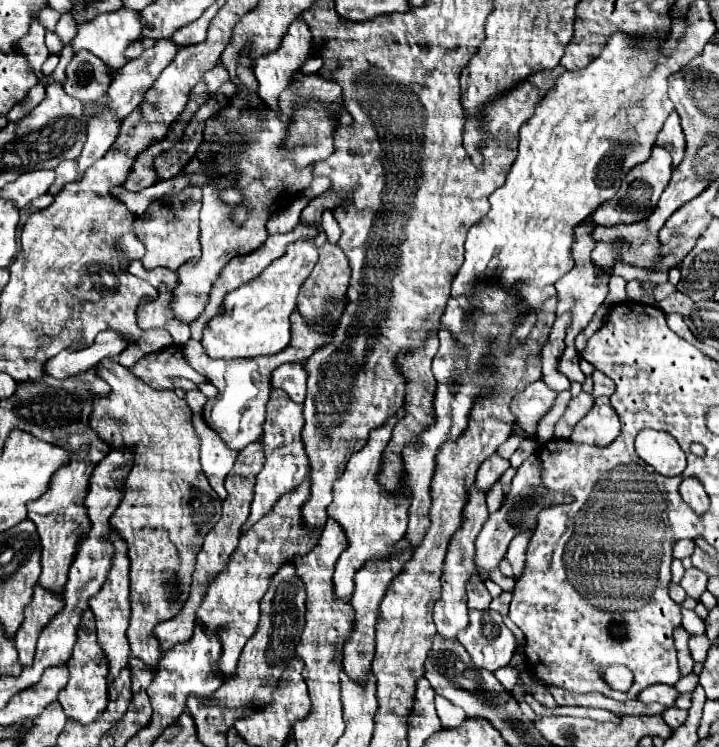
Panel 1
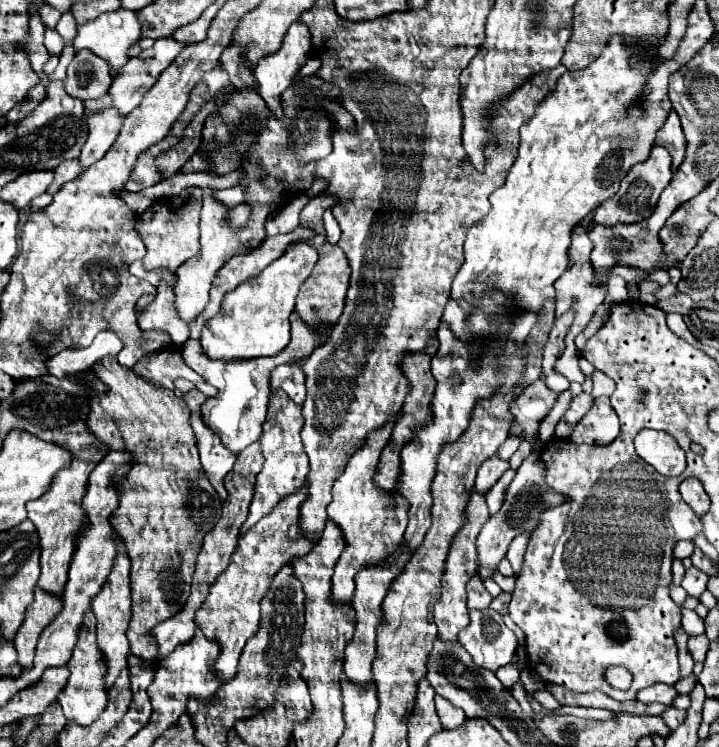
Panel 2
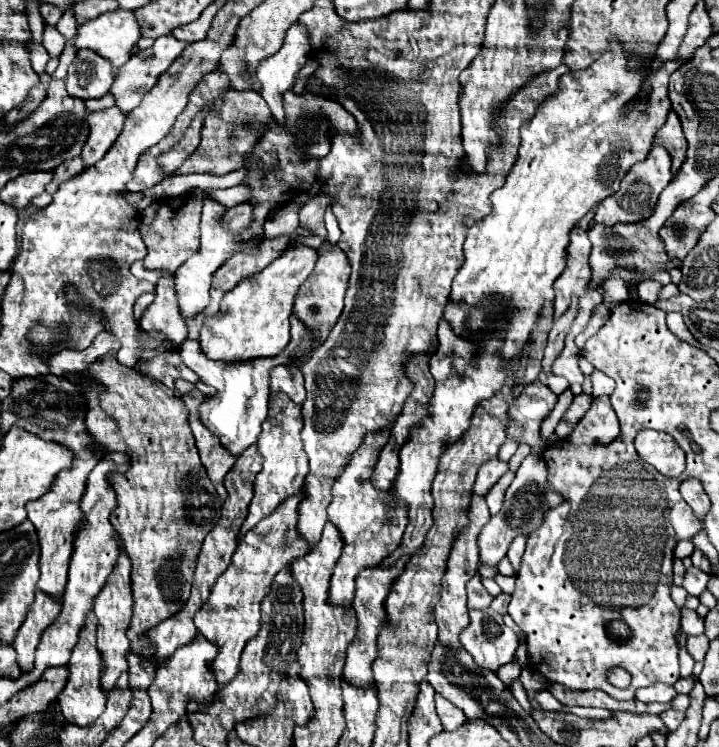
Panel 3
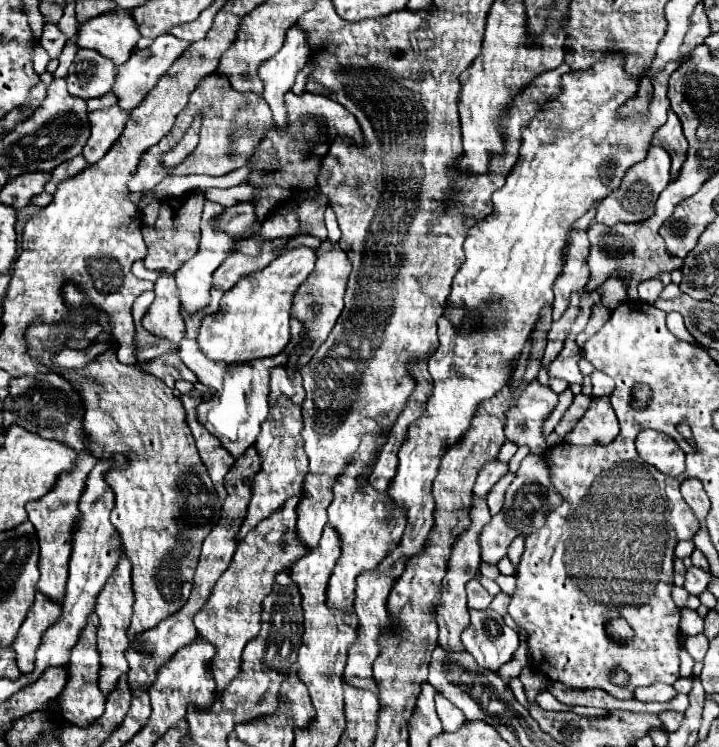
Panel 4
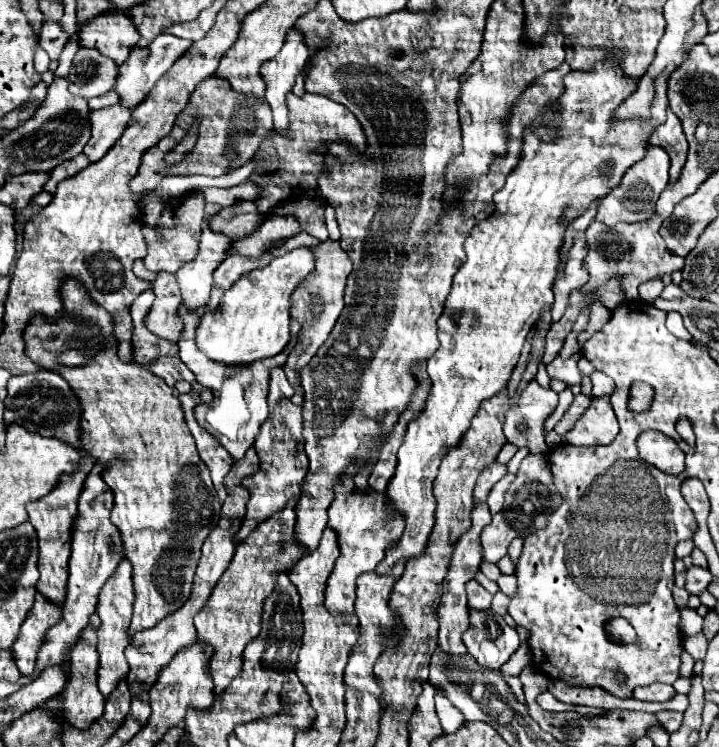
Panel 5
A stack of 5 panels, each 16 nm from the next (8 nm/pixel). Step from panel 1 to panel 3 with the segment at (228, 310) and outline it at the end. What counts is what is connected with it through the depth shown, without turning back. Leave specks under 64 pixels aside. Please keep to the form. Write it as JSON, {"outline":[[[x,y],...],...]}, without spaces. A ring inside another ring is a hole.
{"outline":[[[306,244],[290,246],[280,258],[266,266],[260,274],[240,282],[222,298],[222,308],[216,316],[204,322],[200,346],[212,360],[254,360],[270,354],[280,354],[290,342],[288,316],[294,308],[294,298],[302,282],[310,276],[316,264],[316,250]]]}

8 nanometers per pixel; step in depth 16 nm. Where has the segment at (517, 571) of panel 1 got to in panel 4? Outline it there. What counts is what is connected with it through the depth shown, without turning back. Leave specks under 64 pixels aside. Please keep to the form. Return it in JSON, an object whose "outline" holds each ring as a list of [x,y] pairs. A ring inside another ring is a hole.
{"outline":[[[518,536],[518,538],[512,540],[512,544],[510,544],[510,548],[508,548],[508,558],[510,558],[510,562],[514,564],[514,568],[518,566],[520,556],[522,556],[522,552],[524,552],[524,540],[526,540],[526,536]]]}

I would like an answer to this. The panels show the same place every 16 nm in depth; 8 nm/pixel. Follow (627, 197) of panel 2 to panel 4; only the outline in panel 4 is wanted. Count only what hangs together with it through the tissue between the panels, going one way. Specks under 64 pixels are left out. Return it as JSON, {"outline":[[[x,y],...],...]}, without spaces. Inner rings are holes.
{"outline":[[[652,146],[648,150],[646,160],[640,164],[634,164],[628,170],[628,176],[624,176],[624,184],[616,192],[612,192],[606,200],[602,200],[596,206],[596,222],[602,222],[606,226],[614,226],[618,222],[642,222],[648,220],[654,214],[654,204],[660,196],[660,192],[670,182],[670,156],[660,146]]]}

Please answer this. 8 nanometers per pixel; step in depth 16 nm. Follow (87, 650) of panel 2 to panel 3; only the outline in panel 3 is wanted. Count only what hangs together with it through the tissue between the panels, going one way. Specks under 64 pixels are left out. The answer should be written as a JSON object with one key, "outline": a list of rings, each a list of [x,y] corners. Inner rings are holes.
{"outline":[[[88,612],[86,614],[86,622],[84,622],[84,626],[80,630],[78,644],[74,646],[72,658],[68,662],[68,670],[70,670],[68,686],[58,696],[58,704],[62,706],[62,712],[64,712],[66,720],[74,722],[78,726],[92,724],[104,712],[104,708],[106,708],[106,692],[102,690],[104,664],[102,664],[100,652],[96,648],[96,626],[98,626],[98,620],[96,620],[94,612]]]}

